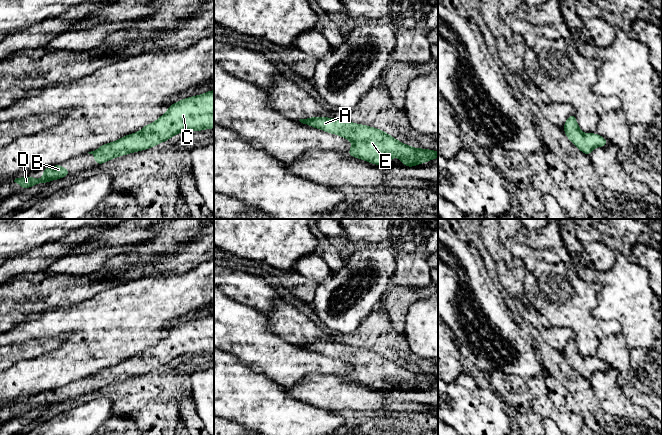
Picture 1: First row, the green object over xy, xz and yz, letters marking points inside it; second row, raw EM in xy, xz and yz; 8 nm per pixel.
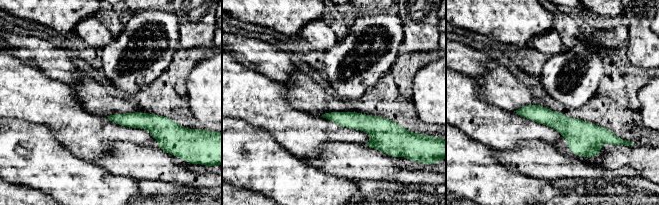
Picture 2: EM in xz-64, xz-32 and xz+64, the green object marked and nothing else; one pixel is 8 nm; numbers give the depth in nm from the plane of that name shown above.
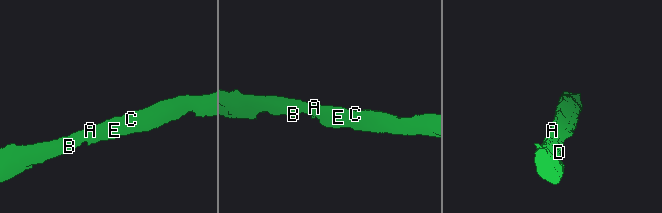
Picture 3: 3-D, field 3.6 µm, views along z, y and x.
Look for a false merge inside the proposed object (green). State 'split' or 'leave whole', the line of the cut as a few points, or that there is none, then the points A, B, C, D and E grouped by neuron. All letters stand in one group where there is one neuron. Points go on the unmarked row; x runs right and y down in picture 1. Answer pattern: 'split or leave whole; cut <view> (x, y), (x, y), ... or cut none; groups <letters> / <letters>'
leave whole; cut none; groups A B C D E

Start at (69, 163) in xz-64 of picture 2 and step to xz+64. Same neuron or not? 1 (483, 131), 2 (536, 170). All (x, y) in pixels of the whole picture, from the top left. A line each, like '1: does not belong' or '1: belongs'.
1: does not belong
2: does not belong

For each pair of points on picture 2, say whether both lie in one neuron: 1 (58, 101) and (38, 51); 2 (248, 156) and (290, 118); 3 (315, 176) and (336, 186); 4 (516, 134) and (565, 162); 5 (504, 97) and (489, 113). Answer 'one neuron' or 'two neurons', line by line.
1: two neurons
2: two neurons
3: one neuron
4: two neurons
5: two neurons

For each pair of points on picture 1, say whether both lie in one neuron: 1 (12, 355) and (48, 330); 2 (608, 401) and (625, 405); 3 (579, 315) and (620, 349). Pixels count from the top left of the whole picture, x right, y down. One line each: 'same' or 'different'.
1: different
2: same
3: different

